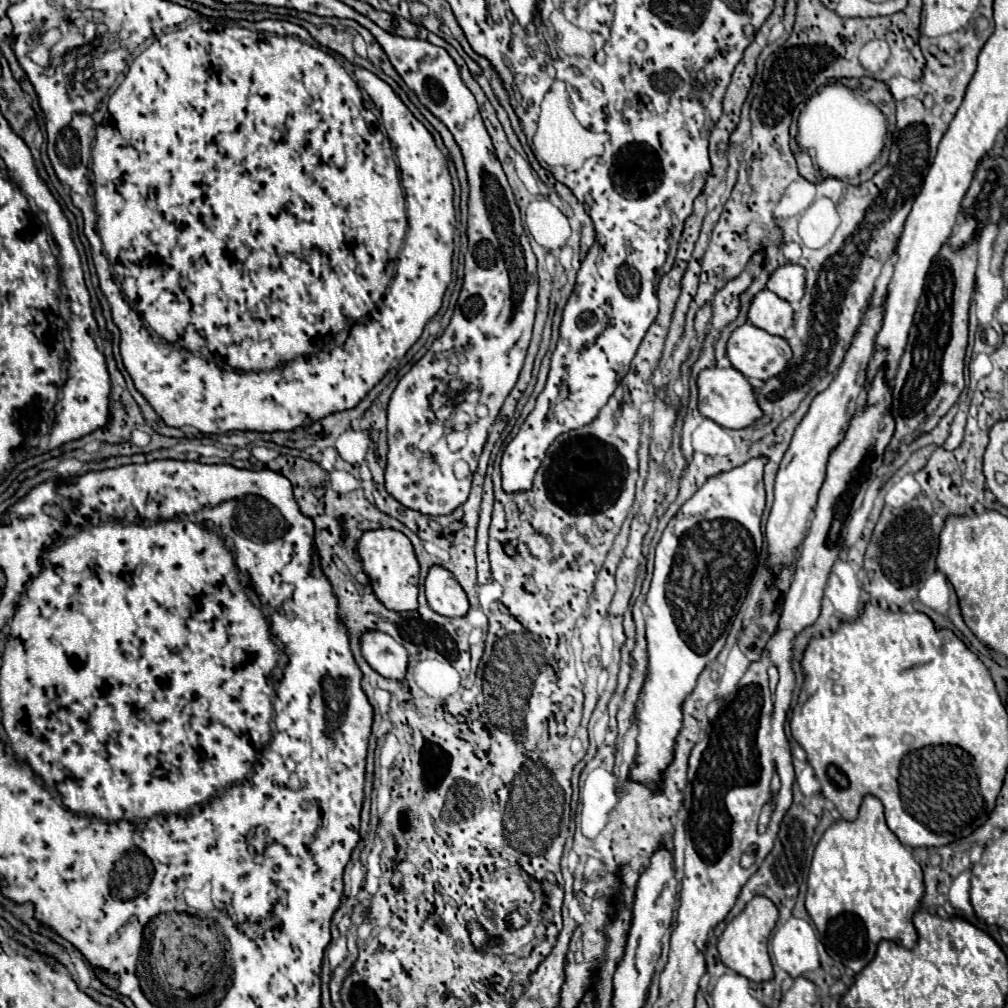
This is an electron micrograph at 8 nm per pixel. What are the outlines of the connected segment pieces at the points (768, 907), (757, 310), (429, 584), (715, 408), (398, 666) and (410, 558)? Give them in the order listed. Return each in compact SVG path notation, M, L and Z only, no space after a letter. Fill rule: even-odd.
M754 897L746 905L746 909L728 923L722 937L718 939L718 953L720 953L722 963L754 983L770 981L774 977L774 971L772 971L772 963L768 957L768 937L776 921L778 921L776 905L768 897Z
M764 289L760 291L748 311L748 321L772 335L784 335L786 329L794 325L794 311L788 301L780 299L776 293Z
M432 567L426 577L426 599L430 607L444 617L464 617L470 609L464 589L444 567Z
M712 367L712 369L704 369L698 375L698 409L704 417L716 421L718 425L726 427L726 429L744 429L748 425L752 425L754 421L758 421L764 413L758 405L758 397L754 387L750 385L750 381L734 367L728 369L720 369L720 367Z
M364 633L362 637L362 655L368 665L378 671L382 677L402 681L408 667L406 649L386 633Z
M374 529L364 531L358 553L364 563L364 571L372 581L372 589L376 597L392 611L412 611L418 607L418 579L420 579L420 565L414 553L410 539L396 531L396 529Z

